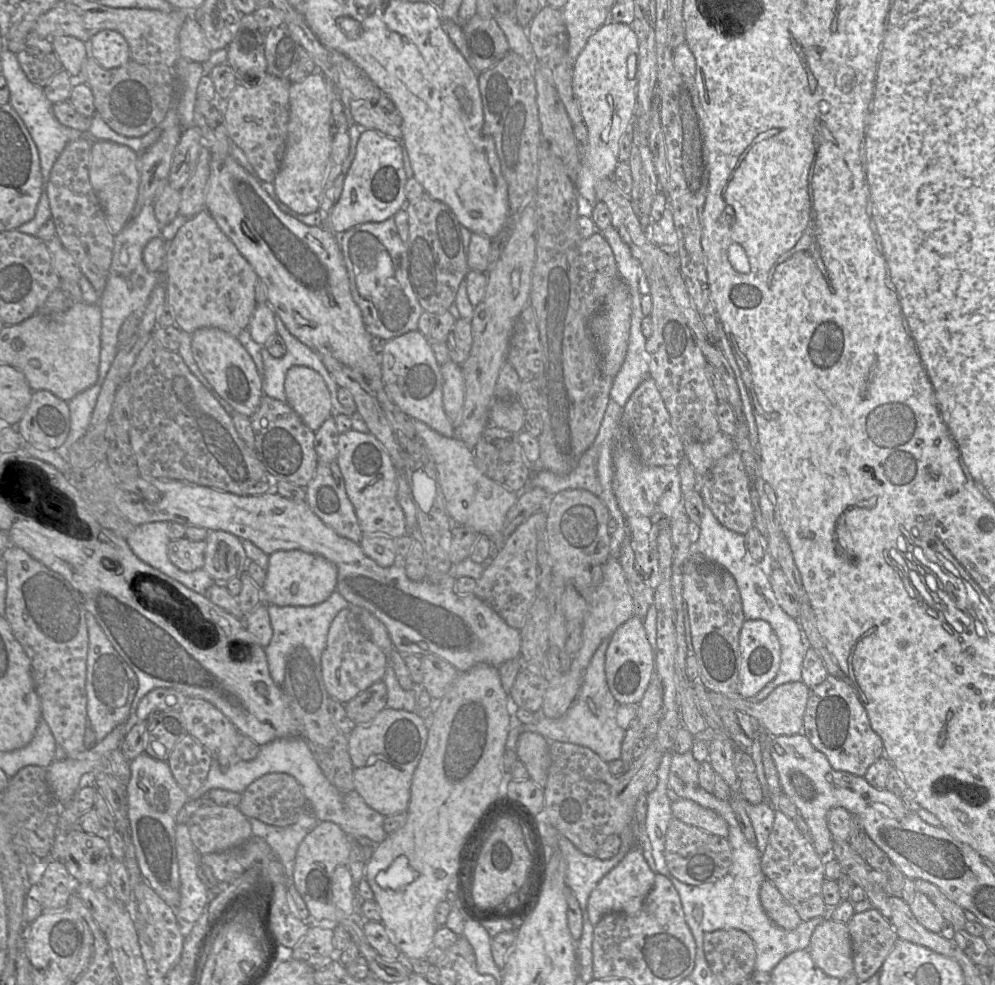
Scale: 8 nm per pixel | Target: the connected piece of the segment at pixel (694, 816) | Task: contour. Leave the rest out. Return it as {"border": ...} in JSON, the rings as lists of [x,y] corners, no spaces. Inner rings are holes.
{"border":[[[680,798],[671,802],[673,817],[704,831],[728,837],[728,825],[725,820],[713,810],[704,808],[698,803]]]}

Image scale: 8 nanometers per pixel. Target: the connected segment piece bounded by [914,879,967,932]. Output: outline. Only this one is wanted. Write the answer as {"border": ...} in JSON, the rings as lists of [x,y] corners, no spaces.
{"border":[[[915,879],[914,886],[916,892],[925,894],[931,900],[944,919],[953,925],[956,932],[964,929],[967,921],[964,910],[948,899],[937,886],[922,879]]]}

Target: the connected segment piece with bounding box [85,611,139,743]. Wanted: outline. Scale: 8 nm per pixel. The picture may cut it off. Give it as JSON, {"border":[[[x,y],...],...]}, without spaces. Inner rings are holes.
{"border":[[[86,611],[85,618],[89,639],[86,676],[87,715],[98,743],[115,727],[129,719],[139,682],[135,672],[113,647],[94,616]]]}

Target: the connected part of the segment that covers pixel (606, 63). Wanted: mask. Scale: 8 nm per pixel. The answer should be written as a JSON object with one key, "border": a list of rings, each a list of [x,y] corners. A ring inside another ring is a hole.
{"border":[[[608,21],[595,31],[576,58],[573,66],[572,87],[578,100],[583,123],[588,130],[588,145],[582,154],[579,171],[574,182],[578,195],[594,205],[598,199],[595,183],[613,177],[619,162],[619,141],[622,135],[631,129],[634,122],[634,110],[637,102],[637,74],[633,79],[627,77],[628,66],[636,66],[639,53],[639,40],[631,26]]]}

